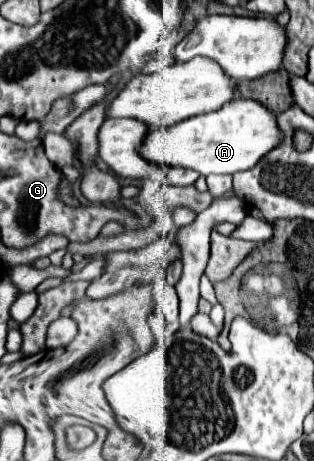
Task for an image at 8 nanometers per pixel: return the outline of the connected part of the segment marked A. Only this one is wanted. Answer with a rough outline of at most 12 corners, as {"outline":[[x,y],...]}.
{"outline":[[233,99],[147,135],[141,155],[201,175],[255,167],[277,115]]}

